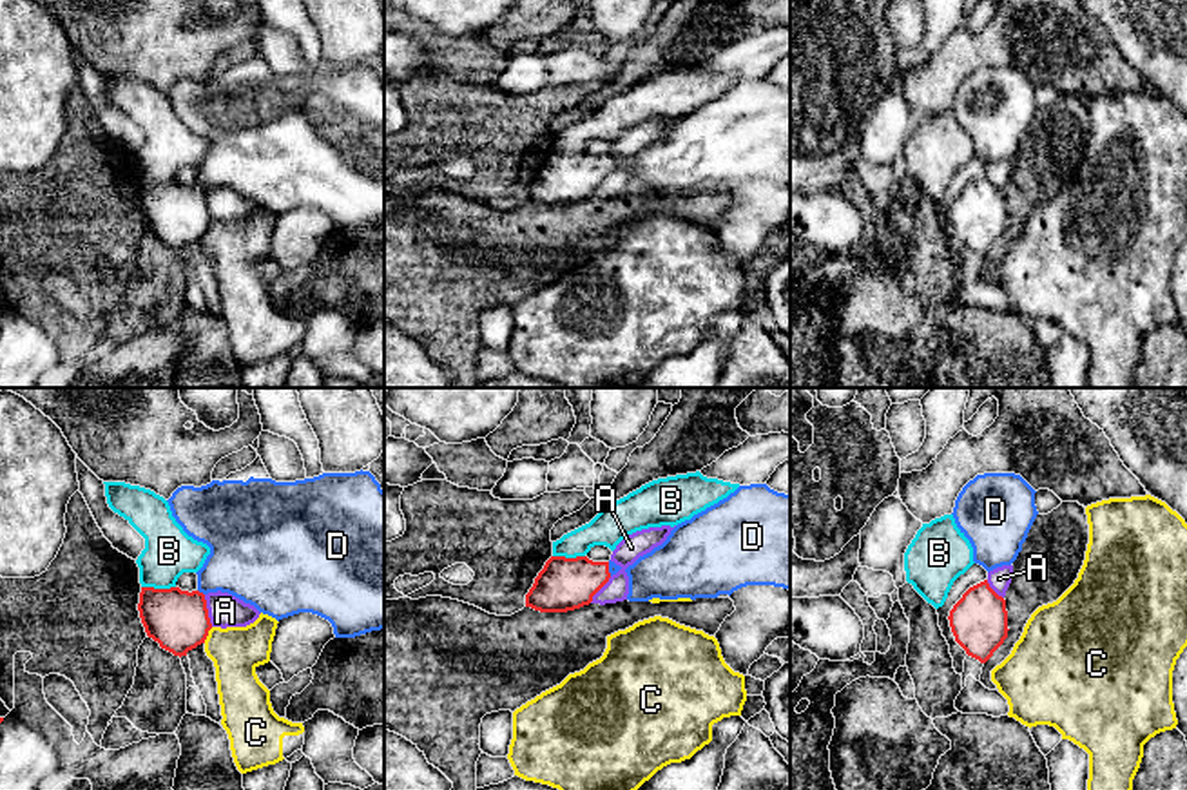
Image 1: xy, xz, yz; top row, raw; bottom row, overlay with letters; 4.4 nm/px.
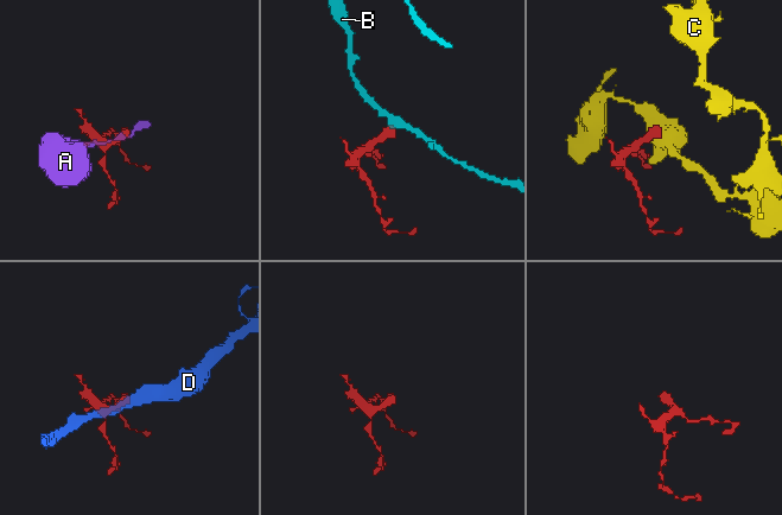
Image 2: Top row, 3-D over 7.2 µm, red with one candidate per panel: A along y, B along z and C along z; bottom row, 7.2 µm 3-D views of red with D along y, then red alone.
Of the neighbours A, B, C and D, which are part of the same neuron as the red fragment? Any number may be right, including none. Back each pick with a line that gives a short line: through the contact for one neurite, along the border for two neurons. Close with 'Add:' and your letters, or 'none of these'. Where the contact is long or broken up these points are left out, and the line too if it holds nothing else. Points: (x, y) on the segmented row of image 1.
D: line xy (178, 620), (202, 593), (225, 569), (247, 560)
Add: D

